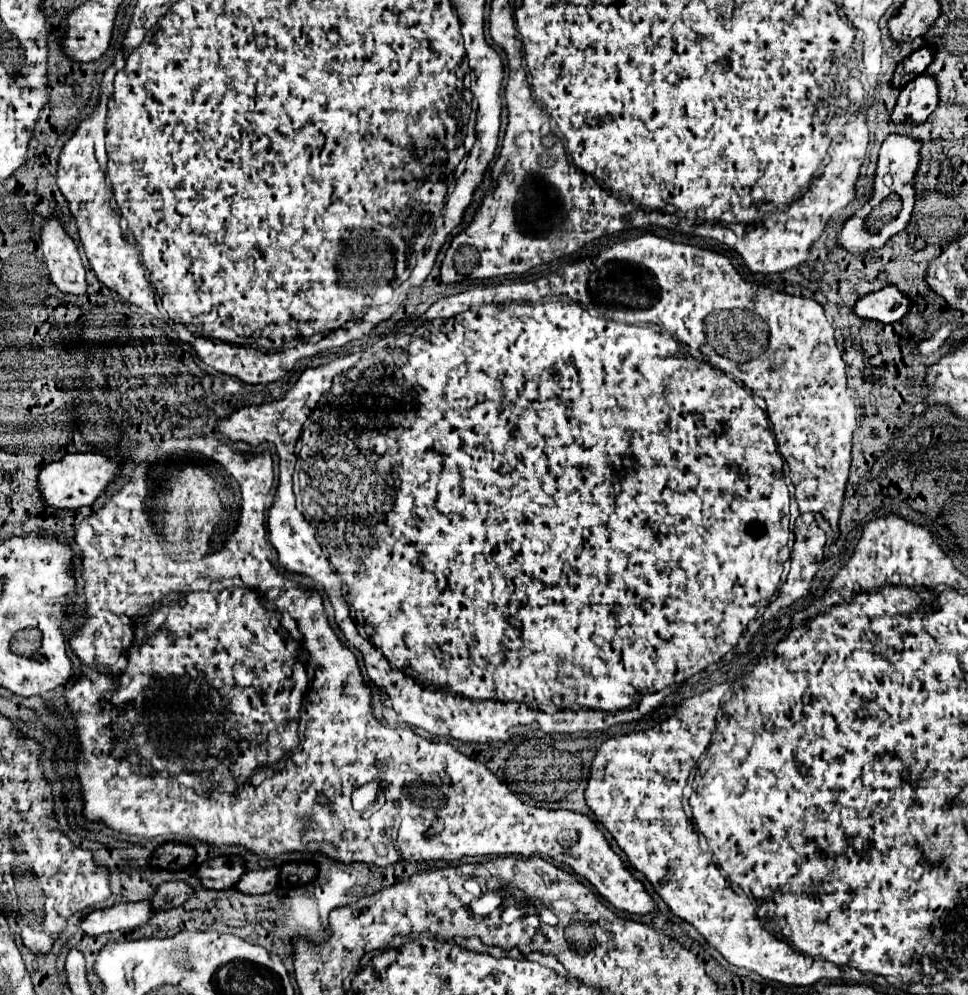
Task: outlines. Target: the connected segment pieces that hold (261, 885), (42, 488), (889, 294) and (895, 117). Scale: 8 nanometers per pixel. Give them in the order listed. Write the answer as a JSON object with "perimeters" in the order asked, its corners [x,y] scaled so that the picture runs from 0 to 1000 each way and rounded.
{"perimeters":[[[[274,872],[274,874],[255,874],[243,892],[251,898],[276,898],[286,890],[286,872]]],[[[69,456],[59,464],[44,466],[40,474],[40,496],[46,507],[55,513],[80,513],[84,509],[94,509],[111,490],[113,484],[123,476],[125,460],[108,460],[104,456]]],[[[914,287],[906,293],[889,297],[883,304],[881,314],[889,322],[920,326],[931,322],[939,314],[939,308],[941,308],[941,302],[935,295],[931,295],[925,287]]],[[[951,74],[947,80],[941,80],[931,90],[925,111],[920,115],[920,123],[949,127],[968,109],[968,105],[970,105],[968,82],[964,78]]]]}

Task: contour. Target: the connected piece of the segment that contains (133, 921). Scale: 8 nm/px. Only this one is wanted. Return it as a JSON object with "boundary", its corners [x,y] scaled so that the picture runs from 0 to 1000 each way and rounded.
{"boundary":[[[131,907],[131,909],[119,909],[108,915],[96,915],[84,925],[84,935],[90,941],[102,941],[106,937],[119,937],[119,935],[137,935],[154,921],[158,915],[154,913],[154,907]]]}

